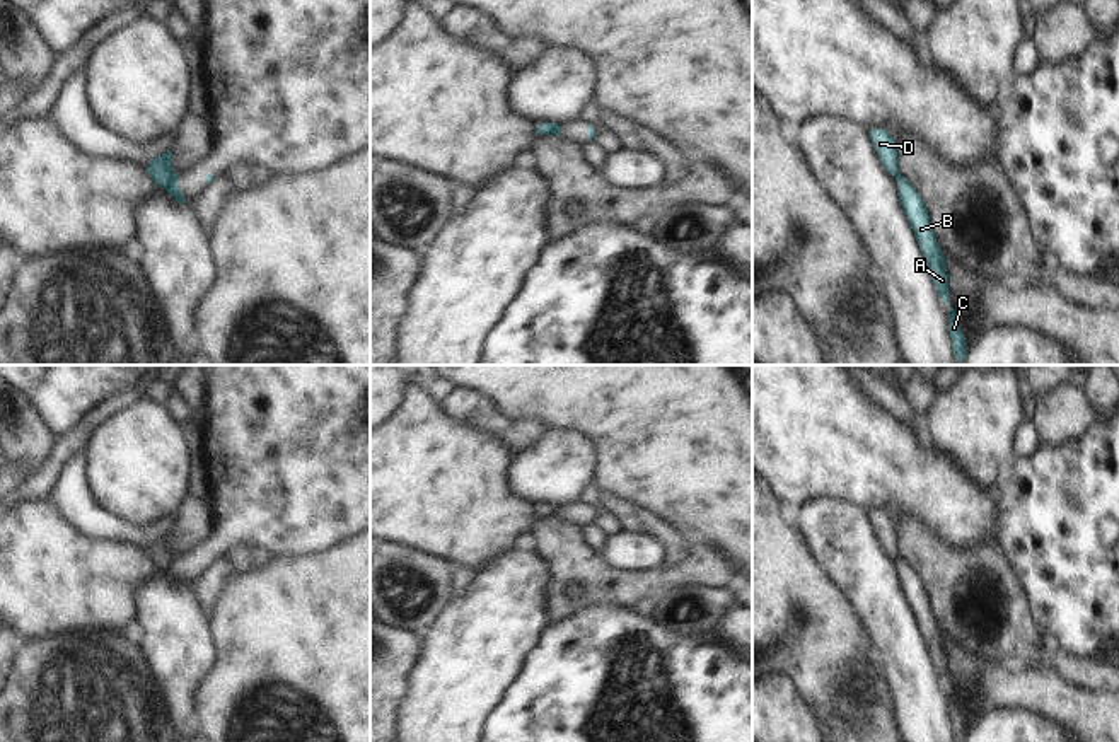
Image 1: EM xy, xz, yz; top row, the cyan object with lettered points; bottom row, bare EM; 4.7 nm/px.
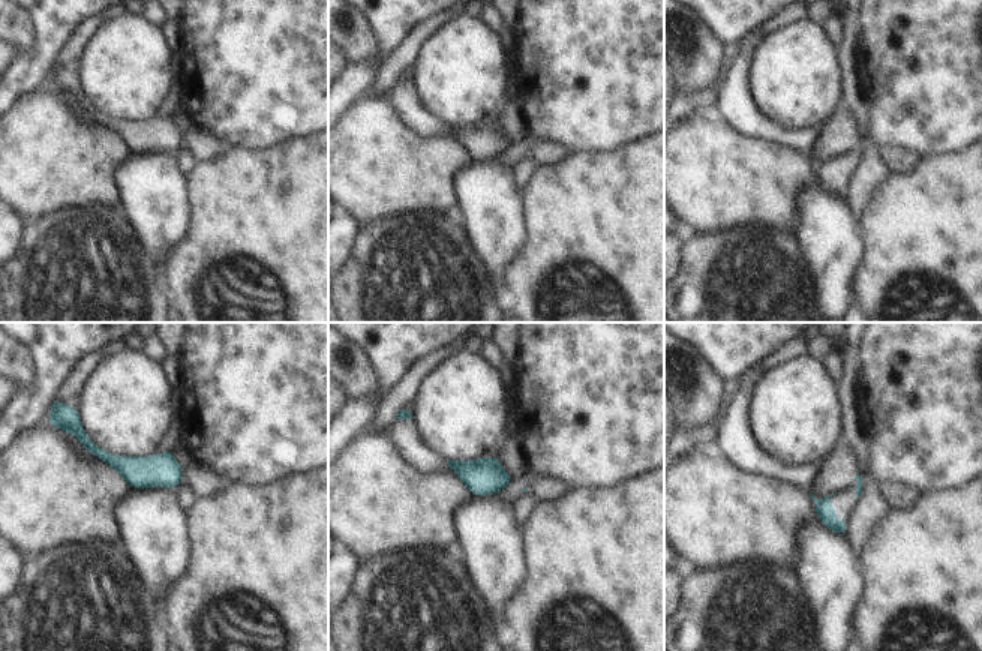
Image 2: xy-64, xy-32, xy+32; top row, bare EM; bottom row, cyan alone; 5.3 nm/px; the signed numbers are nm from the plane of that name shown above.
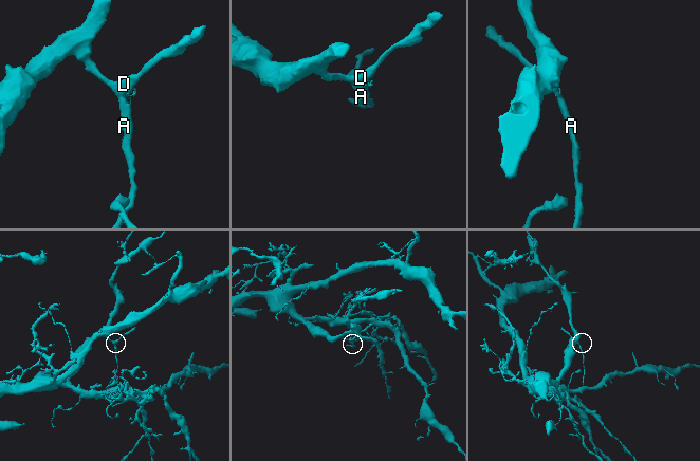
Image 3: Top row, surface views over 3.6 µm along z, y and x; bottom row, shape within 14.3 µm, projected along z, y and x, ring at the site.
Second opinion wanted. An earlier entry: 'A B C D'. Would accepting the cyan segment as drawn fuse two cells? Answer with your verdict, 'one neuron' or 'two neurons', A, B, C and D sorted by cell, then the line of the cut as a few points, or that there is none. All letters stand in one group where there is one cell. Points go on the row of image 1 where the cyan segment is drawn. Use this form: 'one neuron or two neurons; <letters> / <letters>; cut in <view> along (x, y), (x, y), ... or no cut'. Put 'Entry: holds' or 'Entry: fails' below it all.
two neurons; A B C / D; cut in xy along (176, 176), (166, 186)
Entry: fails

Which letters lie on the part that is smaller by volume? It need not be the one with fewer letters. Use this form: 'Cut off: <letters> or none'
Cut off: A, B, C

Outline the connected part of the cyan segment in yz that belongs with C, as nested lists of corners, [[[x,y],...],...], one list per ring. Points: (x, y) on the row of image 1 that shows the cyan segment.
[[[901,176],[897,181],[897,196],[904,215],[911,225],[911,230],[916,237],[918,247],[926,259],[928,271],[938,297],[948,305],[948,334],[954,348],[954,360],[957,365],[962,365],[969,353],[969,343],[960,331],[959,322],[955,321],[955,310],[948,302],[948,271],[947,261],[942,247],[935,239],[935,232],[931,229],[931,218],[928,215],[928,208],[918,193],[918,189]]]

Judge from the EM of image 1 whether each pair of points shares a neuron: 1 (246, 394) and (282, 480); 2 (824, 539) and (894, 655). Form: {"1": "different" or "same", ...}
{"1": "same", "2": "same"}

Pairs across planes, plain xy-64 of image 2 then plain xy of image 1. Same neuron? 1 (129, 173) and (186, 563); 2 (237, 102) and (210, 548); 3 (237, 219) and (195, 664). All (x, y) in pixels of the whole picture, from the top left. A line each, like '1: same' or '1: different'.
1: different
2: same
3: different

